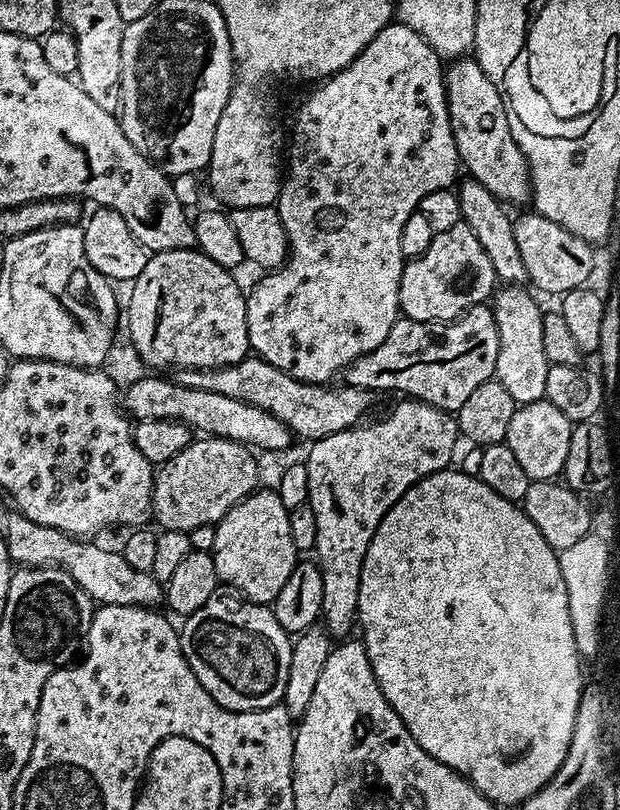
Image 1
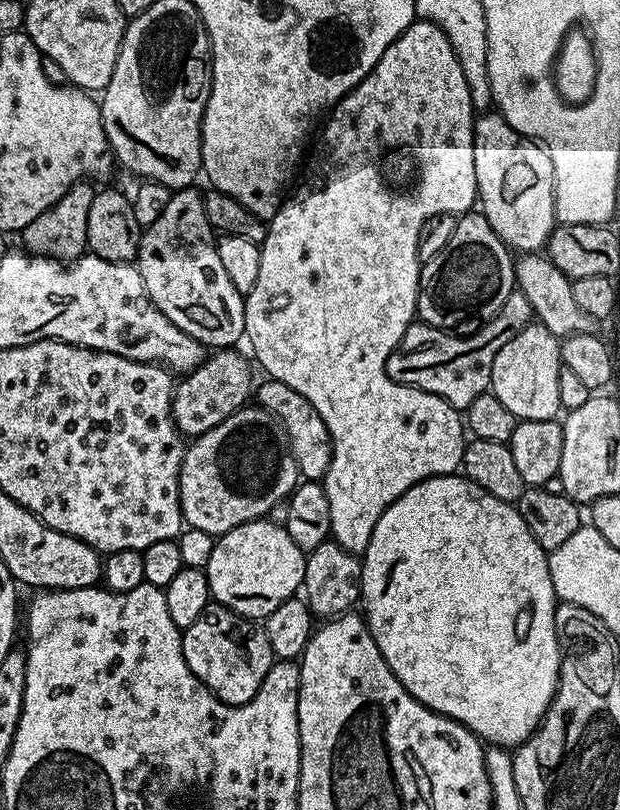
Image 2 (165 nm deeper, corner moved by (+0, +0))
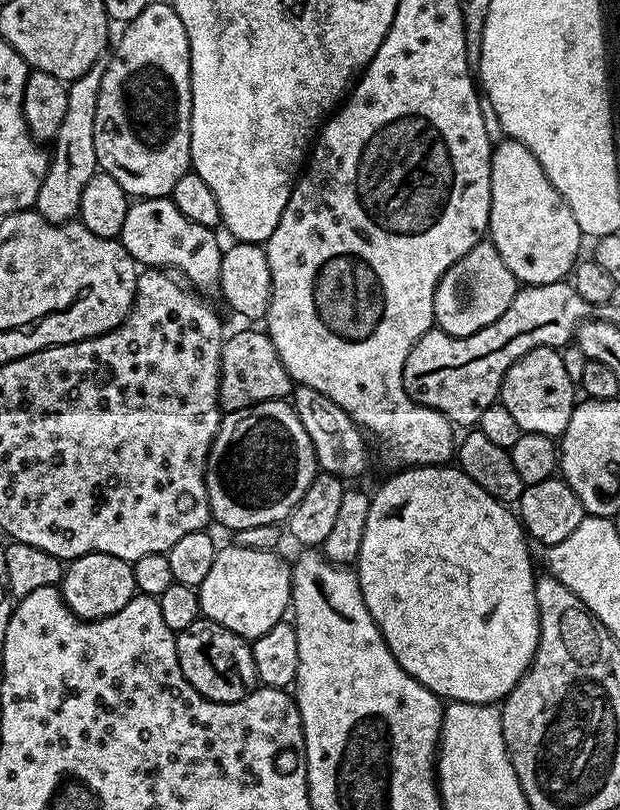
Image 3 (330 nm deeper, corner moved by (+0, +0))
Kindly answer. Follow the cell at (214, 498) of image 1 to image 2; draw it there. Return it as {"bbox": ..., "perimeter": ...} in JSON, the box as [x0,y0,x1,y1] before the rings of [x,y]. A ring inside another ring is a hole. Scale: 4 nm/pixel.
{"bbox":[180,406,301,538],"perimeter":[[[259,406],[239,408],[226,418],[226,422],[195,437],[184,449],[184,461],[180,467],[180,509],[184,523],[189,528],[206,530],[214,538],[219,538],[234,530],[234,526],[267,517],[272,507],[287,501],[301,480],[292,444],[278,418]]]}

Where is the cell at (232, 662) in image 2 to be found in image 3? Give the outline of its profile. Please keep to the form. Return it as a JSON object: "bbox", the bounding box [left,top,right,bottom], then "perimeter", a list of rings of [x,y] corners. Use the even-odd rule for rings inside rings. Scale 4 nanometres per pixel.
{"bbox":[176,618,257,704],"perimeter":[[[201,618],[186,626],[176,637],[176,649],[186,682],[208,700],[219,704],[238,702],[257,687],[251,643],[218,622]]]}

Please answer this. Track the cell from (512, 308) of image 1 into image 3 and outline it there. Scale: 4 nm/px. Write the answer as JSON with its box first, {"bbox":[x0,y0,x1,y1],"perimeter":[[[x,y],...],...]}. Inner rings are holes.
{"bbox":[498,348,578,438],"perimeter":[[[535,348],[530,350],[530,354],[522,354],[522,358],[506,370],[498,400],[506,406],[506,410],[510,410],[521,432],[559,438],[563,436],[570,422],[570,414],[577,406],[578,388],[570,374],[566,374],[566,366],[562,366],[557,349]]]}

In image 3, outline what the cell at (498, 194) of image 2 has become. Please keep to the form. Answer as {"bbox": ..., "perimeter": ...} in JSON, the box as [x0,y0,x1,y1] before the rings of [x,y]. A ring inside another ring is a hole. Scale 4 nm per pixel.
{"bbox":[487,140,582,285],"perimeter":[[[520,140],[500,141],[492,149],[492,161],[490,162],[490,218],[488,219],[487,235],[490,242],[502,254],[502,262],[510,270],[510,274],[516,276],[521,285],[549,284],[565,279],[578,263],[580,252],[580,240],[582,233],[570,206],[558,194],[556,187],[546,178],[546,170],[530,154],[526,146],[522,146]]]}

